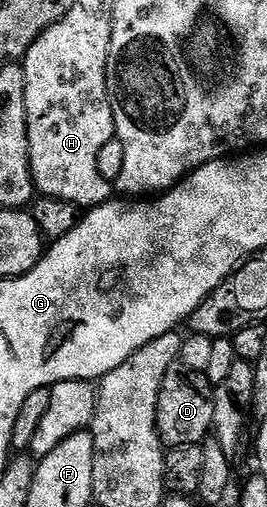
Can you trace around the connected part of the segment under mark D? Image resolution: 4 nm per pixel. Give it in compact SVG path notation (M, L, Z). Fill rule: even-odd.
M181 363L168 367L168 375L164 375L164 383L160 387L156 423L158 438L167 450L201 445L207 440L214 428L214 391L206 374L192 371L192 367Z

